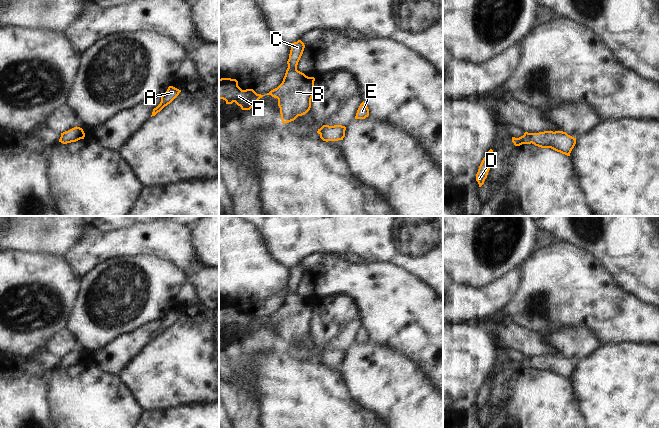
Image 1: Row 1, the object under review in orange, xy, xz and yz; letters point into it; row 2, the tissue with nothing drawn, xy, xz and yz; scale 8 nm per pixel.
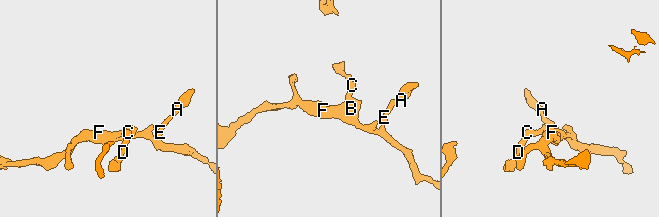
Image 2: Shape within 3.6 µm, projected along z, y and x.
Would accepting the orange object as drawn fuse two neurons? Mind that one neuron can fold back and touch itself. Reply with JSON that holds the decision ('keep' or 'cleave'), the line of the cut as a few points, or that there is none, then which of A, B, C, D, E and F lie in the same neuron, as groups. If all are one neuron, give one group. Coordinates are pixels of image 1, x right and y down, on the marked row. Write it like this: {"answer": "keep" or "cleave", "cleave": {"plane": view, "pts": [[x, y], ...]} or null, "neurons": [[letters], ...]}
{"answer": "keep", "cleave": null, "neurons": [["A", "B", "C", "D", "E", "F"]]}

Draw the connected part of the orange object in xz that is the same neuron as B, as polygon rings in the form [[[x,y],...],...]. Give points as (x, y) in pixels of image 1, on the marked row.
[[[301,40],[290,43],[291,50],[287,61],[288,68],[282,83],[266,95],[278,99],[282,123],[294,121],[311,108],[314,92],[314,77],[308,77],[297,70],[298,62],[305,45]]]

